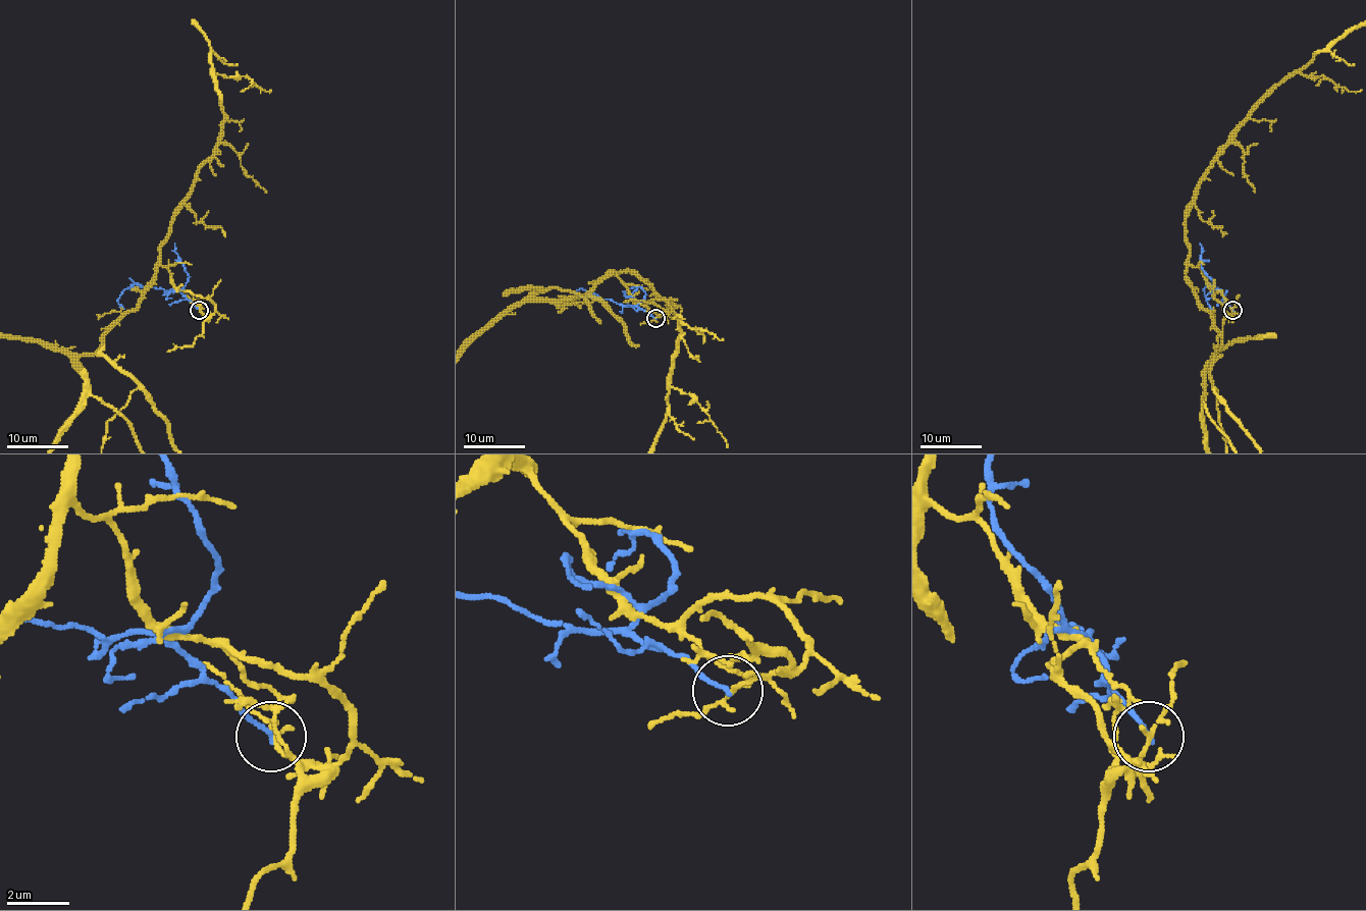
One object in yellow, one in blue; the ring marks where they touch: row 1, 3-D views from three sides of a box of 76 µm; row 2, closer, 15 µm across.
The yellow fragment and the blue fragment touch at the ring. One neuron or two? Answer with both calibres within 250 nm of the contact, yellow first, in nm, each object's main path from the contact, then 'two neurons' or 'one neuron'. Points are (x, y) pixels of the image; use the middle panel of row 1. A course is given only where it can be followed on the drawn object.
130/140 nm | two neurons

